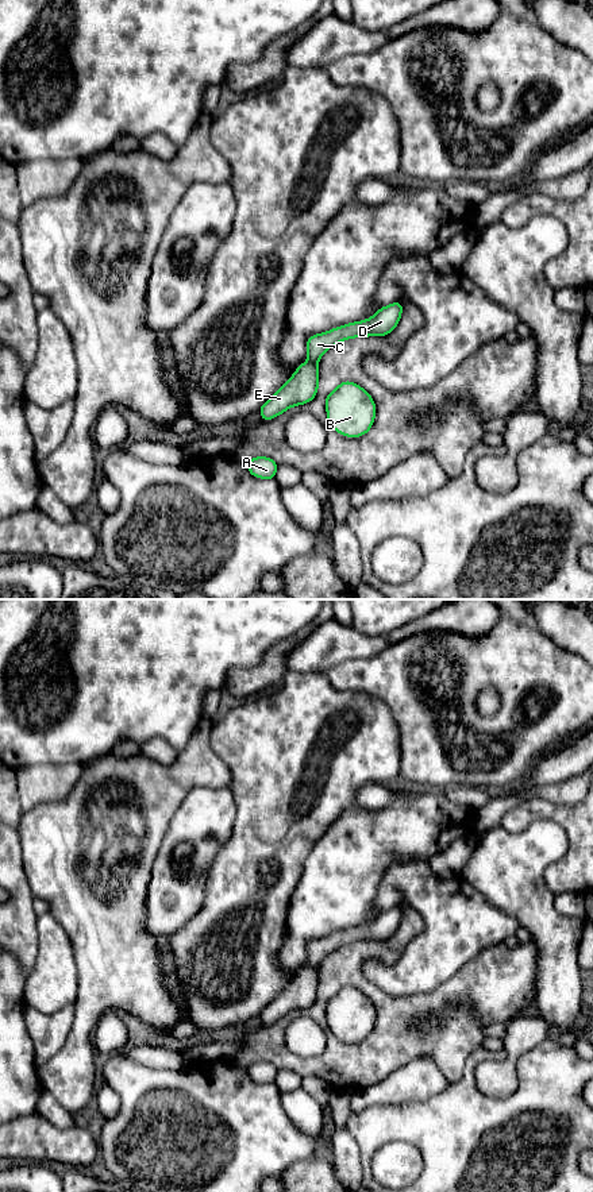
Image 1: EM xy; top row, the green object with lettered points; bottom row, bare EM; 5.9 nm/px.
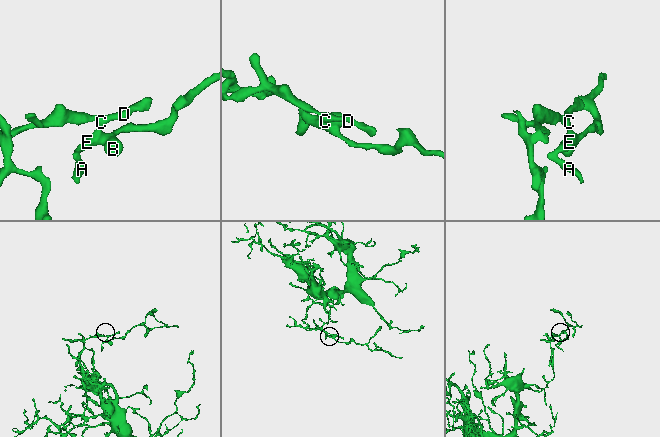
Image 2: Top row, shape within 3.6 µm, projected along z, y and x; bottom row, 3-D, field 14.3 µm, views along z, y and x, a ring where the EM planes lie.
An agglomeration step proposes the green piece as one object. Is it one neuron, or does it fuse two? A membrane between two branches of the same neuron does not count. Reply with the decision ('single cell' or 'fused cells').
fused cells

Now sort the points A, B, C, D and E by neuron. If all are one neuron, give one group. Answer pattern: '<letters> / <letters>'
A B E / C D

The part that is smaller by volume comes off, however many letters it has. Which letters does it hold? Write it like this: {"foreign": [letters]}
{"foreign": ["A", "B", "E"]}

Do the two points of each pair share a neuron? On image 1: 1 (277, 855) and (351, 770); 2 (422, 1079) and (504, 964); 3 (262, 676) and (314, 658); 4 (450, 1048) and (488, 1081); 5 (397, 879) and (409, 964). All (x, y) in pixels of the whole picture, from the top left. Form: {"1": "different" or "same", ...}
{"1": "same", "2": "different", "3": "different", "4": "different", "5": "same"}

